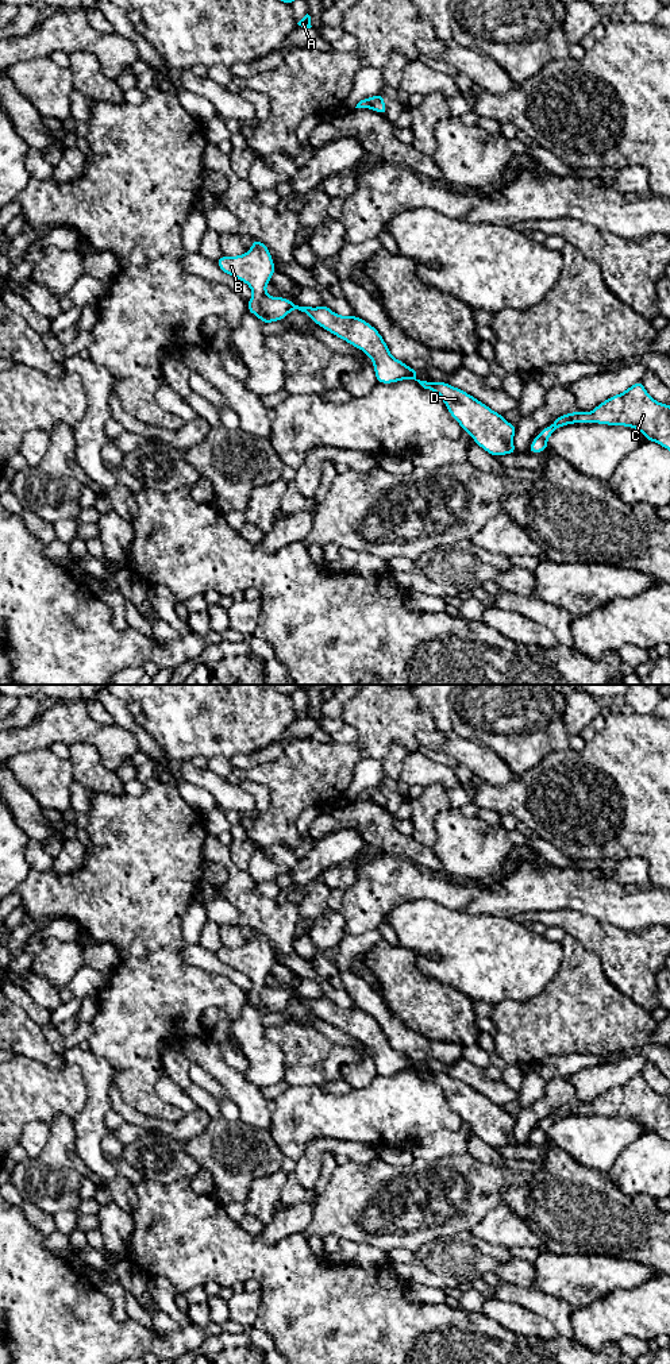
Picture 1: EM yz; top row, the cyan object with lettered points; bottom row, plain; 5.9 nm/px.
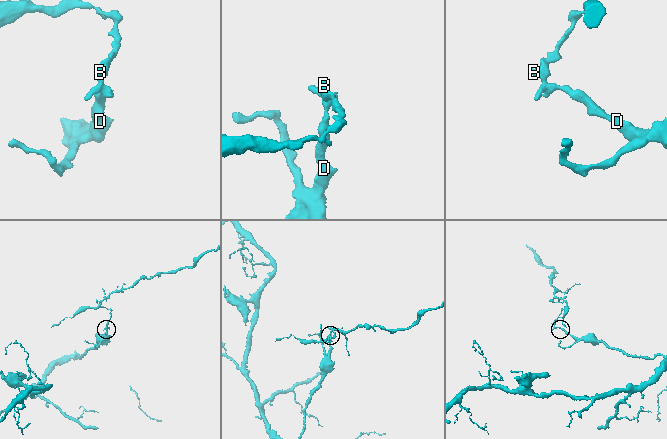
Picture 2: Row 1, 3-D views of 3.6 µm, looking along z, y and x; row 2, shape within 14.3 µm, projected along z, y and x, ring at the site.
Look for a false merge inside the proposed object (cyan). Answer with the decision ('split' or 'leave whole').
split

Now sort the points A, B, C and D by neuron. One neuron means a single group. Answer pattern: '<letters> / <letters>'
A B / C D

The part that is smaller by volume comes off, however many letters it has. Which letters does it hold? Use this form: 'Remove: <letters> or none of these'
Remove: A, B

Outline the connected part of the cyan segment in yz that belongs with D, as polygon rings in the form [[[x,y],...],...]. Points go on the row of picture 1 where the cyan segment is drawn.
[[[266,294],[261,300],[259,319],[262,324],[281,321],[296,309],[308,315],[319,327],[362,350],[373,361],[378,384],[393,384],[404,379],[417,381],[424,389],[442,397],[448,413],[459,423],[462,431],[469,432],[474,443],[492,456],[517,454],[513,446],[517,425],[508,423],[502,415],[492,411],[459,388],[443,381],[431,384],[417,379],[420,370],[411,369],[396,359],[381,334],[359,316],[336,315],[324,304],[317,308],[299,307],[289,298]]]

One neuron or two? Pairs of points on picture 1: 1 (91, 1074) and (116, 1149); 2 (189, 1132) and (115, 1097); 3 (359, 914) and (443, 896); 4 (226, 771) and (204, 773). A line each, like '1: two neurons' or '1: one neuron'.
1: two neurons
2: one neuron
3: one neuron
4: two neurons

